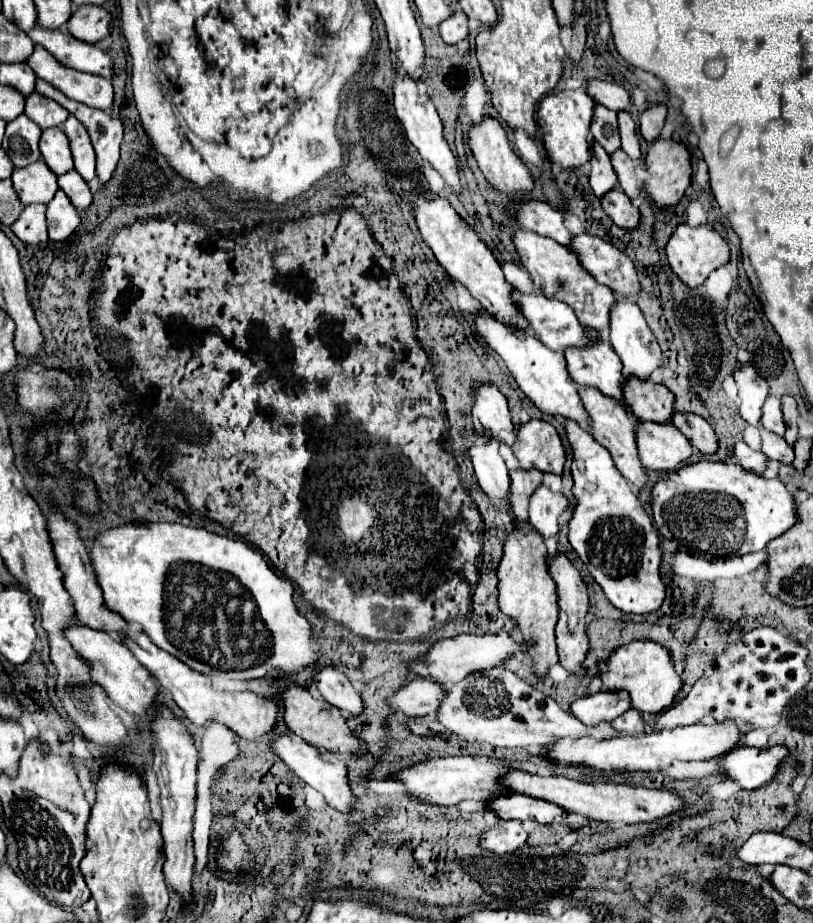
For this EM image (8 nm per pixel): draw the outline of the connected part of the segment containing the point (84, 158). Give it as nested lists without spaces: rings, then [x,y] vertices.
[[[67,117],[67,121],[63,123],[63,131],[69,139],[75,171],[85,181],[91,181],[95,177],[95,151],[93,151],[91,139],[89,139],[85,127],[81,127],[81,123],[77,119]]]

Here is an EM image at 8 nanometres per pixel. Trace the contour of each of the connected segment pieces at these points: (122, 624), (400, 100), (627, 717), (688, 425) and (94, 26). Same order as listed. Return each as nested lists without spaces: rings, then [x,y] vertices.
[[[53,513],[47,519],[47,529],[49,529],[51,541],[53,541],[53,547],[55,547],[57,563],[61,567],[61,571],[65,573],[65,589],[73,597],[73,603],[75,603],[75,609],[77,609],[77,617],[81,619],[81,623],[85,623],[87,627],[97,629],[97,631],[117,633],[119,639],[125,639],[127,637],[127,621],[121,619],[121,615],[117,615],[115,611],[109,611],[105,607],[103,595],[101,595],[101,587],[97,583],[97,577],[95,577],[95,571],[93,571],[89,553],[87,553],[81,537],[79,537],[79,529],[73,523],[65,521],[65,517],[61,513]]]
[[[397,77],[395,85],[393,85],[393,93],[395,93],[395,111],[399,121],[405,127],[407,139],[411,141],[411,145],[419,151],[419,155],[433,167],[439,171],[439,175],[443,177],[443,181],[453,189],[453,193],[461,193],[461,183],[459,183],[459,161],[455,157],[455,153],[451,151],[451,147],[447,145],[445,137],[443,137],[443,125],[441,119],[433,107],[431,101],[423,103],[421,95],[417,91],[417,83],[413,83],[413,79],[409,77]]]
[[[629,709],[625,715],[621,715],[613,721],[613,727],[617,727],[617,731],[621,731],[621,733],[639,735],[639,733],[643,733],[643,717],[637,709]]]
[[[675,413],[673,425],[691,439],[693,447],[697,447],[703,455],[713,455],[717,451],[717,435],[711,425],[693,413]]]
[[[79,7],[67,21],[67,29],[73,37],[85,43],[95,43],[109,35],[111,15],[103,7]]]

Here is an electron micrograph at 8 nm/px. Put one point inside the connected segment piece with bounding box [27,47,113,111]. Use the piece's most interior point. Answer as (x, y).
(91, 90)

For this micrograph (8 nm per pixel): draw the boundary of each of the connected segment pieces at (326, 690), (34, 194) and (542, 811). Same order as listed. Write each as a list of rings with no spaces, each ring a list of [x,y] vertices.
[[[325,667],[323,671],[317,671],[313,677],[315,685],[319,687],[319,693],[323,699],[341,711],[347,711],[347,715],[361,715],[365,705],[361,701],[361,695],[351,685],[351,681],[343,675],[343,671],[335,667]]]
[[[41,159],[37,163],[31,163],[29,167],[15,169],[11,175],[13,189],[23,205],[33,205],[33,203],[49,203],[53,195],[57,193],[57,177]]]
[[[521,793],[507,795],[505,799],[493,799],[493,803],[487,803],[487,805],[495,809],[495,813],[503,819],[519,819],[519,821],[533,819],[537,823],[547,825],[567,817],[567,811],[563,807],[543,799],[521,795]]]

